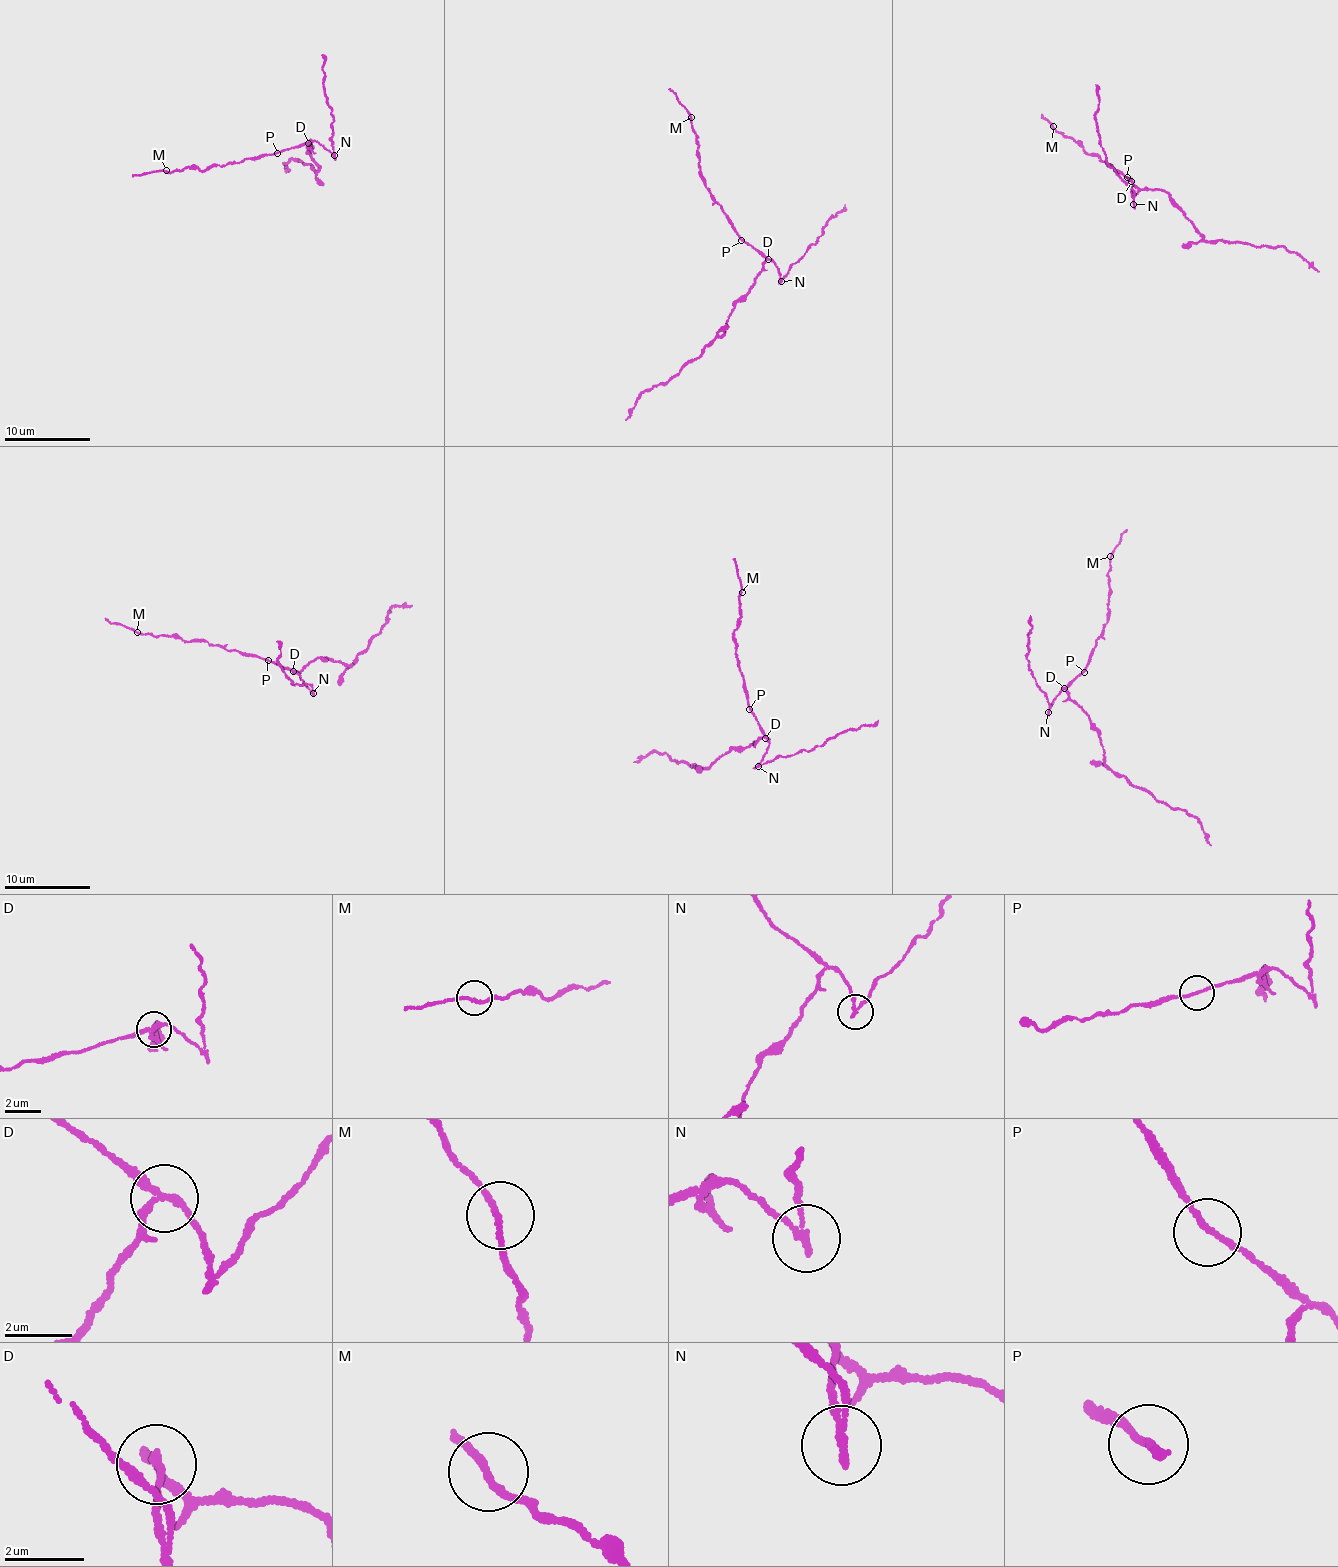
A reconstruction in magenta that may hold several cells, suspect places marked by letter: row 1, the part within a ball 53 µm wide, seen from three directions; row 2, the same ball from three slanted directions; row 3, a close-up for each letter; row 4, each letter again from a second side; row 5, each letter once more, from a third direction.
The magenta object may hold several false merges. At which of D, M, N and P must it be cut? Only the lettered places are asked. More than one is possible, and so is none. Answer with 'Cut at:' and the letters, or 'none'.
Cut at: D, N

